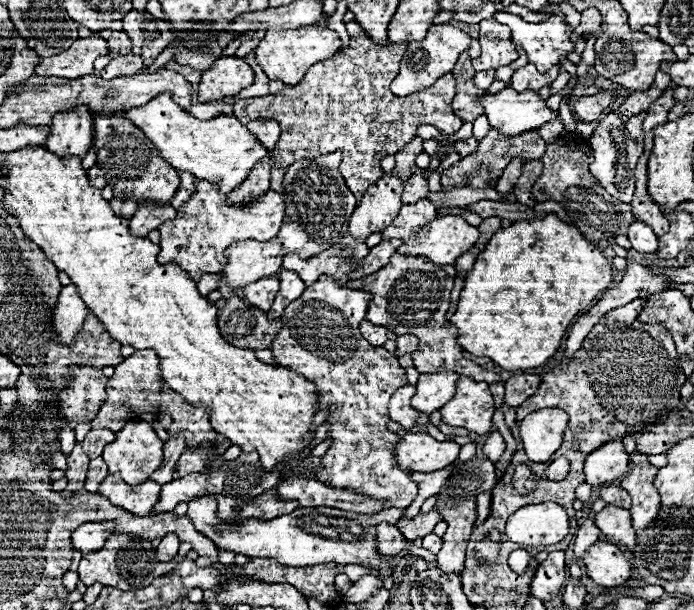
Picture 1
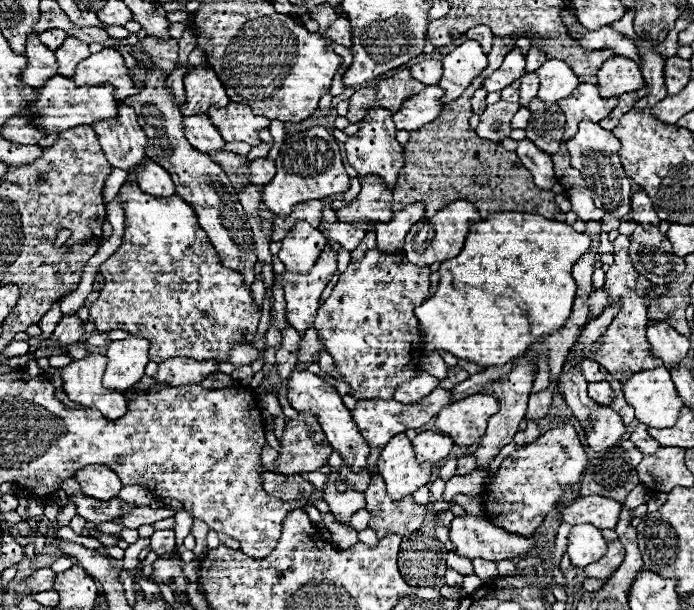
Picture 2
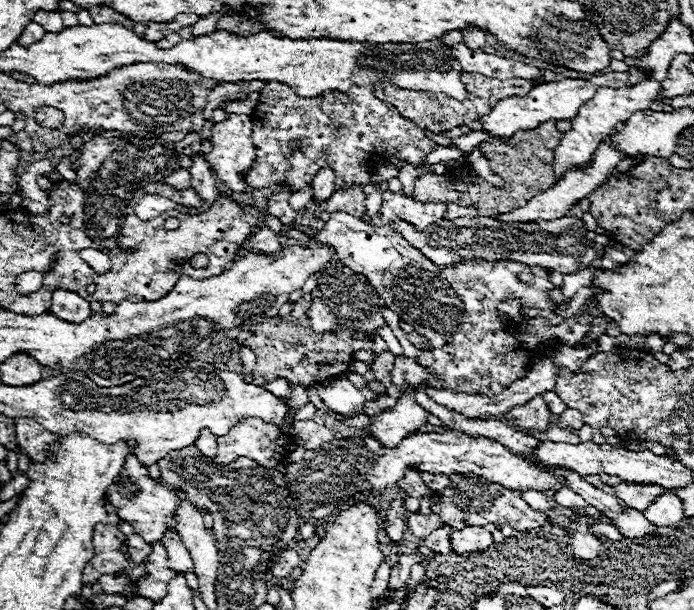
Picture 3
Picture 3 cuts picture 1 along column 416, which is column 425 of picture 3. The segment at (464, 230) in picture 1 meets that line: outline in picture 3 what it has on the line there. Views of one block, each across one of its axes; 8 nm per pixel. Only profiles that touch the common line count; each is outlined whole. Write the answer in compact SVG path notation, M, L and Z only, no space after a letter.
M462 216L454 220L440 220L430 232L418 232L410 222L394 220L390 222L394 230L416 246L428 260L438 266L448 266L462 260L512 260L526 266L540 266L544 270L556 270L562 274L572 274L582 268L592 266L596 260L594 240L596 232L588 230L586 224L574 216L562 216L556 220L536 220L536 222L500 222L488 216Z

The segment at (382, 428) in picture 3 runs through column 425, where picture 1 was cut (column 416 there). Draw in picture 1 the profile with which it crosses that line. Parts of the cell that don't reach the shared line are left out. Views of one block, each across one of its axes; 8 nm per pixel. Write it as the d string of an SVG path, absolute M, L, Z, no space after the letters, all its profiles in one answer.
M406 384L400 390L396 390L396 394L390 400L390 418L396 420L398 424L402 424L404 428L412 428L412 426L418 424L416 420L418 420L420 412L414 410L412 404L410 404L410 398L414 394L416 394L416 388Z

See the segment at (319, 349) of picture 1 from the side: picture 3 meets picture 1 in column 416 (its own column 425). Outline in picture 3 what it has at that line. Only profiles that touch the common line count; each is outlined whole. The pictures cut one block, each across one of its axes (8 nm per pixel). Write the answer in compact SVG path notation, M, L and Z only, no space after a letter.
M408 470L408 474L404 474L404 478L398 482L398 488L414 498L422 498L428 492L428 488L424 486L424 482L420 480L420 474L416 474L416 470Z

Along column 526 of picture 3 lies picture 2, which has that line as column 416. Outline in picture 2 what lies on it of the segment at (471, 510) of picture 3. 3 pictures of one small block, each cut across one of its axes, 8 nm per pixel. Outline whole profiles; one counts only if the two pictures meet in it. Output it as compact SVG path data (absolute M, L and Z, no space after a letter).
M374 474L370 478L366 494L366 510L370 512L368 528L376 530L378 538L386 538L388 534L398 536L410 536L412 532L422 528L426 508L416 504L412 496L406 496L402 500L392 500L386 494L384 480L380 474Z

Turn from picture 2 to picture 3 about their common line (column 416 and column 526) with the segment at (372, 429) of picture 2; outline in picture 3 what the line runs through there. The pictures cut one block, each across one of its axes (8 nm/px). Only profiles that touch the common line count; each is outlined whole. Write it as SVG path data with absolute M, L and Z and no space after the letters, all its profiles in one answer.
M540 396L528 400L524 406L516 406L512 408L506 418L512 420L516 426L520 428L534 428L534 430L546 430L546 426L550 424L550 412L548 406L544 404L544 400Z

